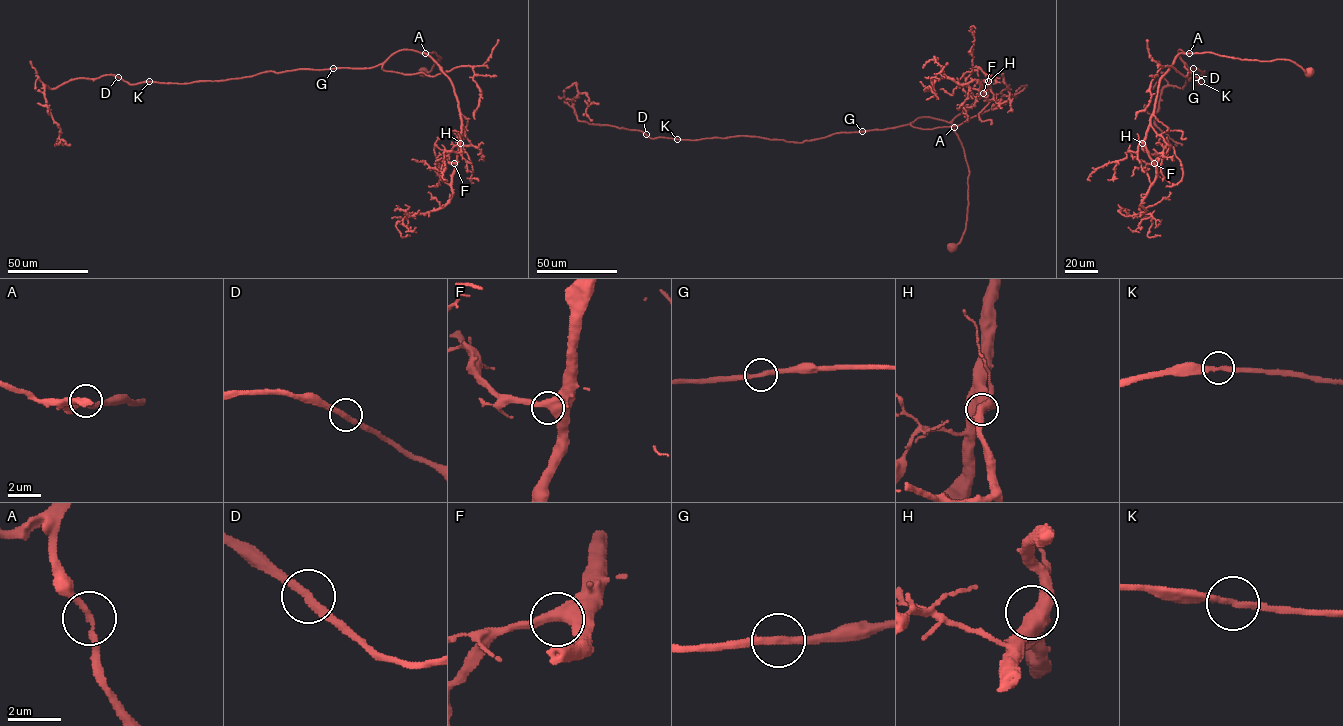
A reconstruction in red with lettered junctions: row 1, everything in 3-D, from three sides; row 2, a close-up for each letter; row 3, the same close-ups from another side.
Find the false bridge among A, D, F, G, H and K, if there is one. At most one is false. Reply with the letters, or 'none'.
none

